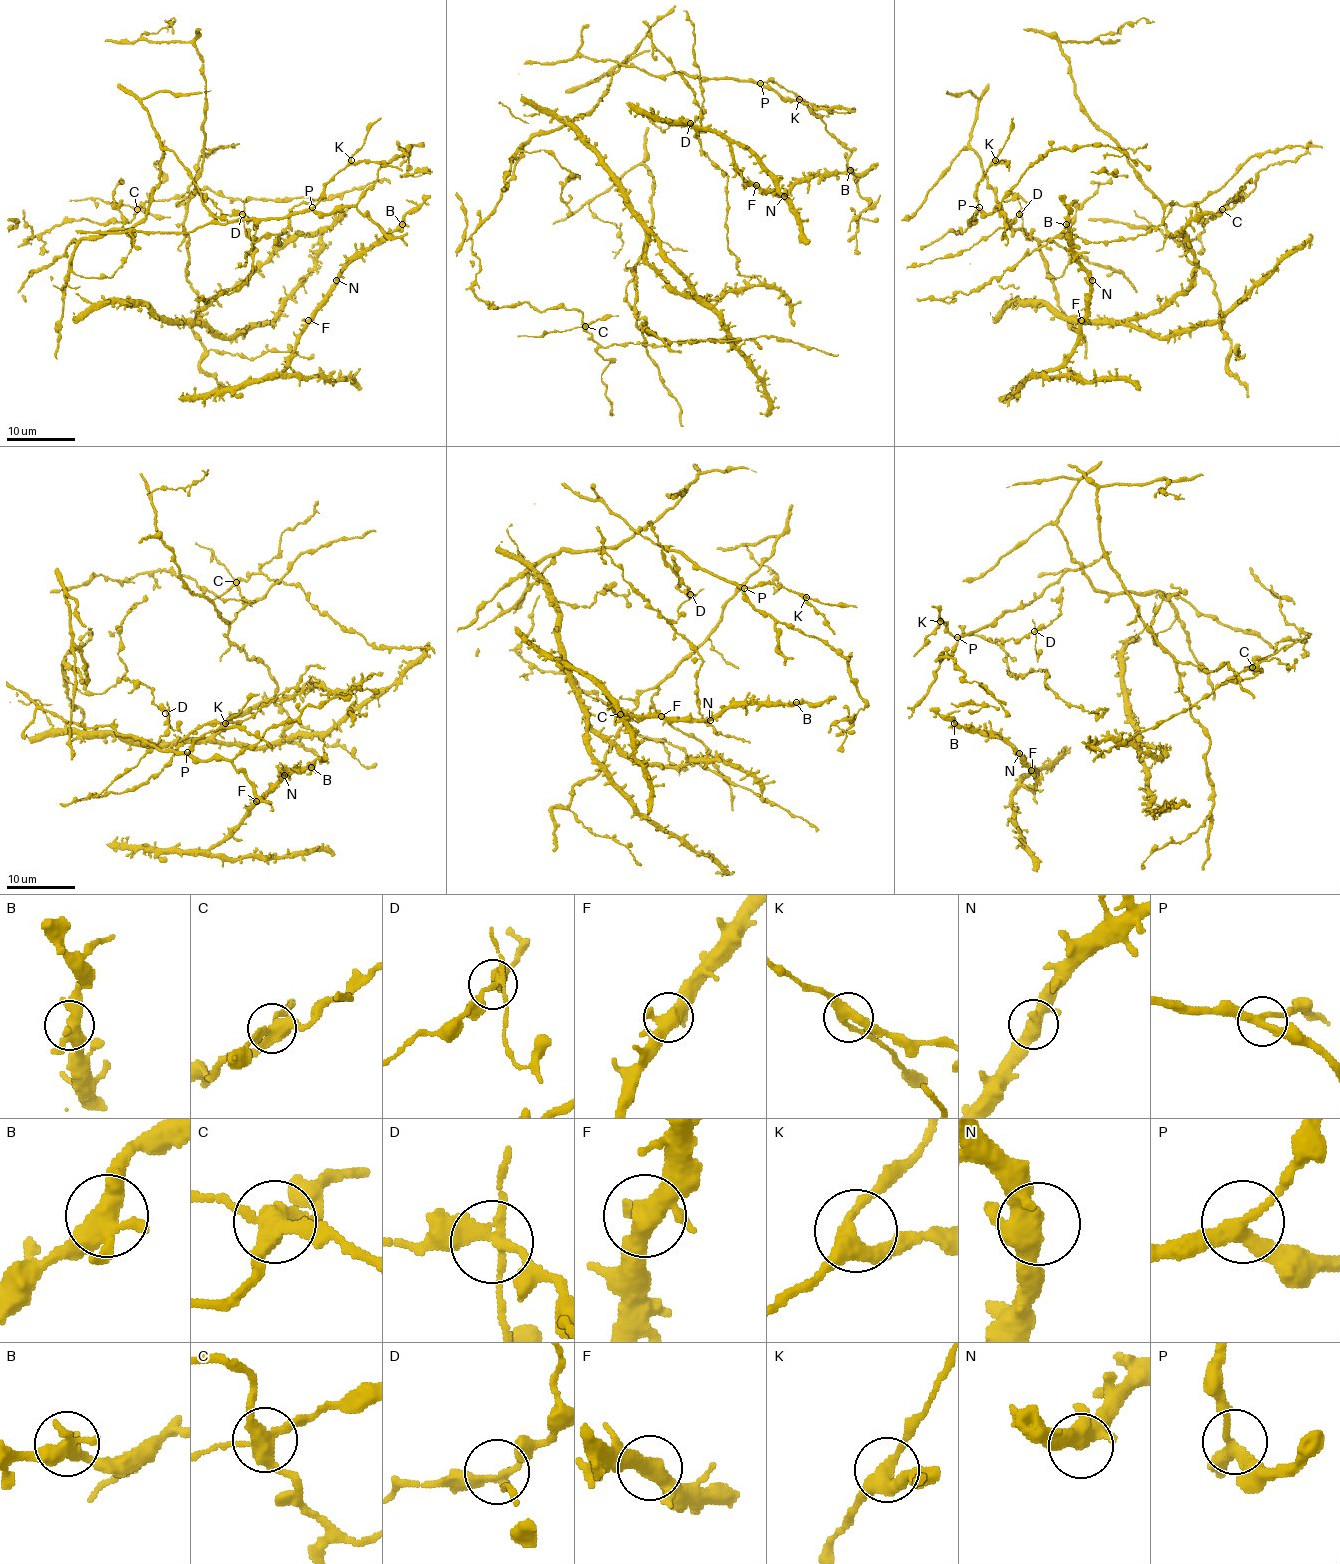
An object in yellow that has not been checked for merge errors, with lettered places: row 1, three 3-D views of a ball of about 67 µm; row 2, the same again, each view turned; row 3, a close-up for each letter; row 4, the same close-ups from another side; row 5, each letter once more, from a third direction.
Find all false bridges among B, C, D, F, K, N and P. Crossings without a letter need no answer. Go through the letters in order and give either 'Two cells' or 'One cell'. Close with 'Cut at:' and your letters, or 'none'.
B: One cell
C: Two cells
D: One cell
F: One cell
K: One cell
N: One cell
P: One cell
Cut at: C

